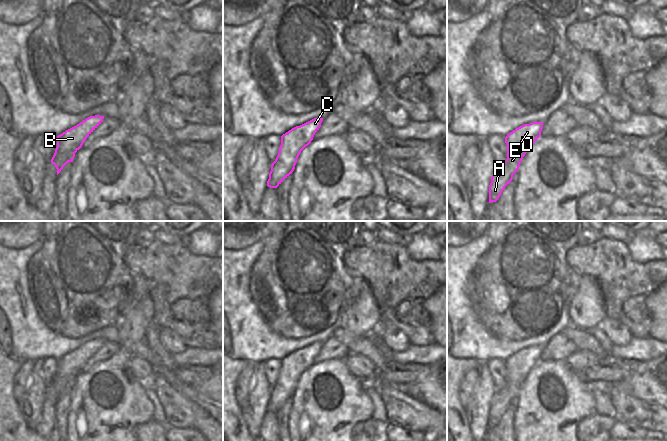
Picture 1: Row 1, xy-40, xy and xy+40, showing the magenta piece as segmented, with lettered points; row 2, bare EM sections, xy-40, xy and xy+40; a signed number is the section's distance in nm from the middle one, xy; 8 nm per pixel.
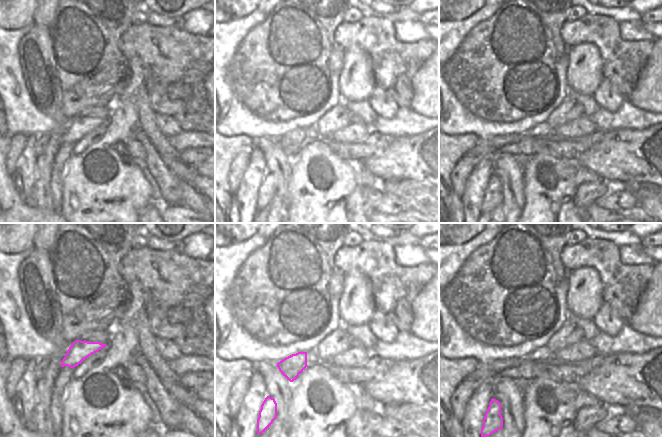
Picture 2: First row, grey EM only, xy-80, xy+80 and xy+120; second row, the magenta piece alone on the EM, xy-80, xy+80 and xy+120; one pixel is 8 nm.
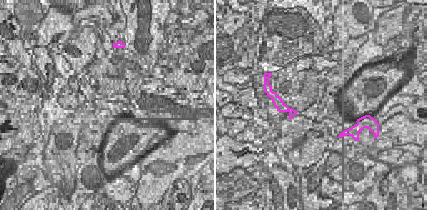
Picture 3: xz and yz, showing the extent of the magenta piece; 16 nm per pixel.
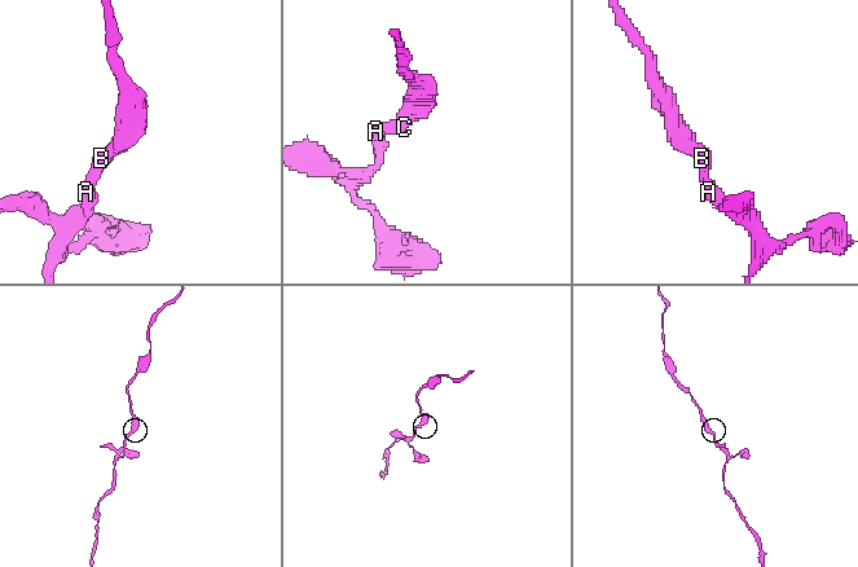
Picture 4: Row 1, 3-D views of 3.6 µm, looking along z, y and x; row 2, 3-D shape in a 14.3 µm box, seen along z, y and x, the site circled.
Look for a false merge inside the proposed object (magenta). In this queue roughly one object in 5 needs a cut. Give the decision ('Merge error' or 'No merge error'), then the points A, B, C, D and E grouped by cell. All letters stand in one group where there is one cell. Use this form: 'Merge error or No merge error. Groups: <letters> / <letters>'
No merge error. Groups: A B C D E

